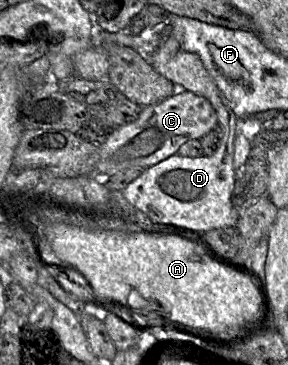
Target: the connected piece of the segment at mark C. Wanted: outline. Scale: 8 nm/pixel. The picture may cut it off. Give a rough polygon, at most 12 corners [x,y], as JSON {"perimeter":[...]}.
{"perimeter":[[187,90],[142,107],[99,145],[95,174],[148,168],[217,123]]}

